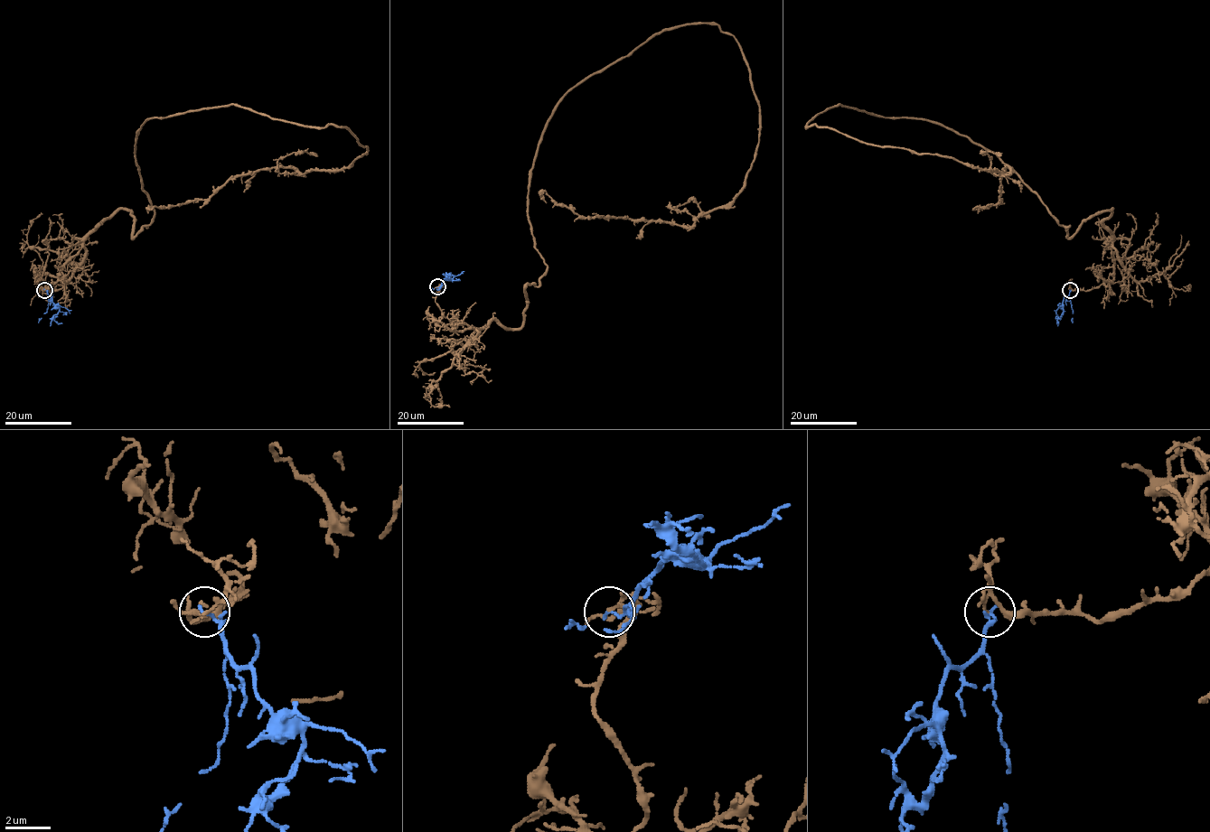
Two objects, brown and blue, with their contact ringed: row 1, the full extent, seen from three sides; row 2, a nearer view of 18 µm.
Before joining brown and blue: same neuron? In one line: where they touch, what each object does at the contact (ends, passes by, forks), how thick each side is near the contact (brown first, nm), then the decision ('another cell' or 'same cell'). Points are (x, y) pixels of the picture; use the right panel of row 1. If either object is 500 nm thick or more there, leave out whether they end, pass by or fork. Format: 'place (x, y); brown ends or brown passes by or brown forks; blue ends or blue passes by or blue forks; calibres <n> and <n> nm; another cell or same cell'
place (1070, 290); brown ends; blue passes by; calibres 150 and 80 nm; another cell

